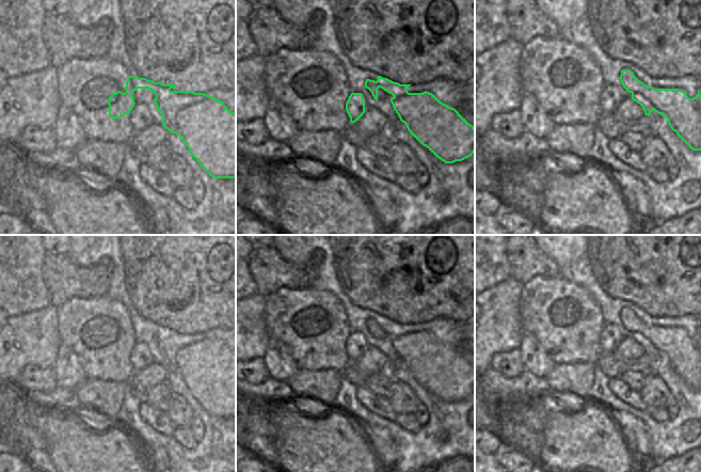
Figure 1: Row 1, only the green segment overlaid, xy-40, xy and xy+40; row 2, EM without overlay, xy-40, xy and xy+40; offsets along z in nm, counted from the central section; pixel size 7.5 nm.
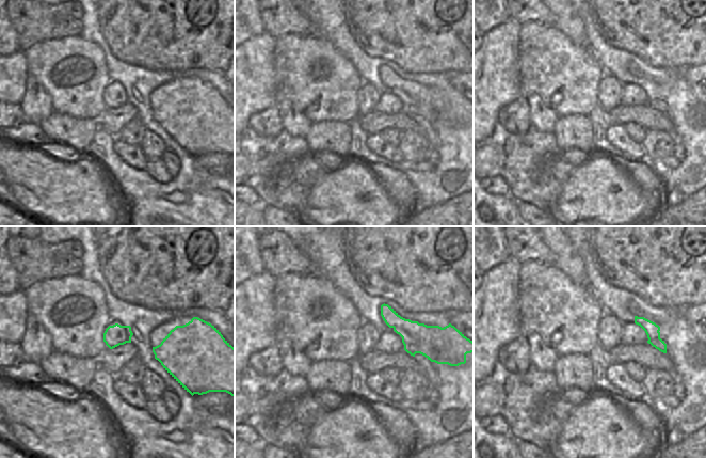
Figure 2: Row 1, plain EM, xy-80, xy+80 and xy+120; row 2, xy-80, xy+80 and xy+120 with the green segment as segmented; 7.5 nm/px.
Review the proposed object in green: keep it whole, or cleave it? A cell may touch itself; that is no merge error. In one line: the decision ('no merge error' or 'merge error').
merge error

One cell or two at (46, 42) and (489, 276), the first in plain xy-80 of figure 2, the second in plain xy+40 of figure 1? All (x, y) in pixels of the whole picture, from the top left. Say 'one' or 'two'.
one

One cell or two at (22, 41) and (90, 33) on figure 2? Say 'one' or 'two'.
one

